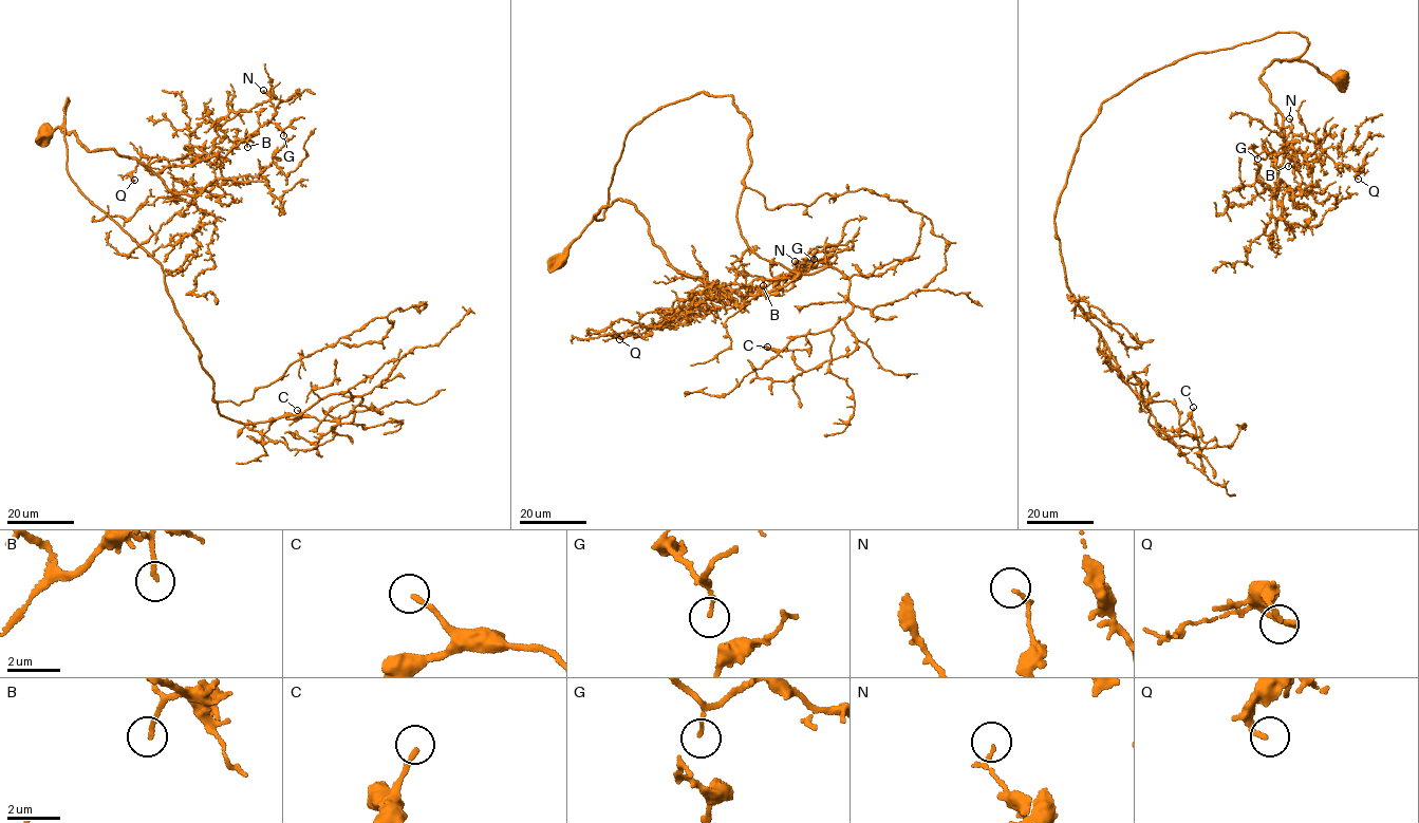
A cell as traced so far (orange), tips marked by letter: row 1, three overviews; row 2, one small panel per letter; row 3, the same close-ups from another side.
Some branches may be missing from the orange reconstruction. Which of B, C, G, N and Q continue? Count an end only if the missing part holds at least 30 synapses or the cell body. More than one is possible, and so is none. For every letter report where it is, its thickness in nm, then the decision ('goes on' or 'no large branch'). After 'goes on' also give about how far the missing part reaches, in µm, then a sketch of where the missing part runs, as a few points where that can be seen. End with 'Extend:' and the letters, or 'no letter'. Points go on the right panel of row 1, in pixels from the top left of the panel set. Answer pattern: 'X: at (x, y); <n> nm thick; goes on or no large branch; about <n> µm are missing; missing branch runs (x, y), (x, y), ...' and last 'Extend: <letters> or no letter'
B: at (1288, 166); 180 nm thick; goes on; about 25 µm are missing; missing branch runs (1288, 166), (1289, 175), (1280, 176), (1275, 200)
C: at (1193, 407); 160 nm thick; no large branch
G: at (1257, 159); 130 nm thick; no large branch
N: at (1289, 118); 120 nm thick; no large branch
Q: at (1358, 179); 180 nm thick; no large branch
Extend: B

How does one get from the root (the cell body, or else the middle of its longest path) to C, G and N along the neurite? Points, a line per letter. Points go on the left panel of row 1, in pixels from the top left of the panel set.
C: (45, 129), (68, 98), (68, 174), (161, 265), (221, 415), (362, 399), (331, 431), (297, 410)
G: (45, 129), (73, 131), (88, 150), (108, 148), (156, 172), (223, 157), (267, 123), (283, 135)
N: (45, 129), (73, 131), (88, 150), (108, 148), (156, 172), (223, 157), (251, 136), (275, 112), (263, 90)

